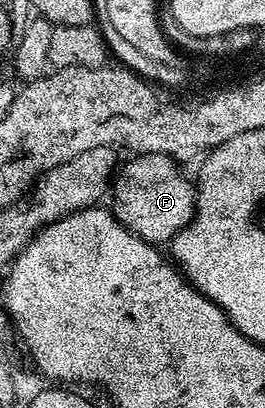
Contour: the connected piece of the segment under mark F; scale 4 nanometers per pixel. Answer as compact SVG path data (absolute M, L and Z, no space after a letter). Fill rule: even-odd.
M140 154L131 159L117 171L112 182L114 218L145 242L169 243L194 219L195 183L182 175L179 163L163 154Z

